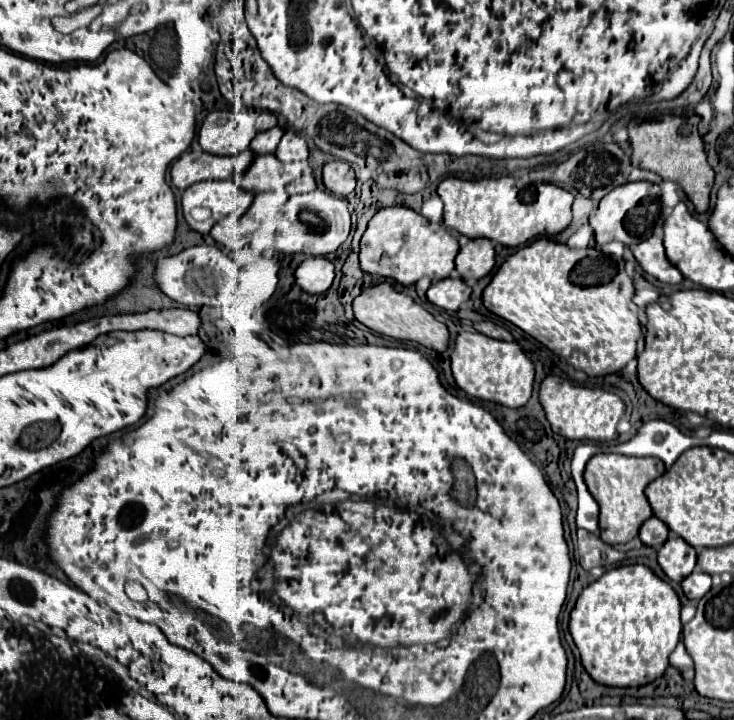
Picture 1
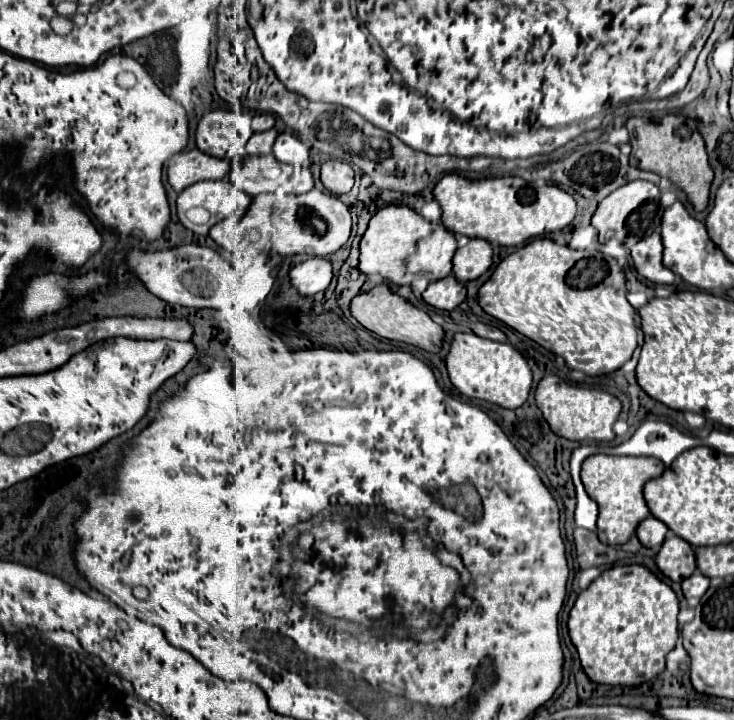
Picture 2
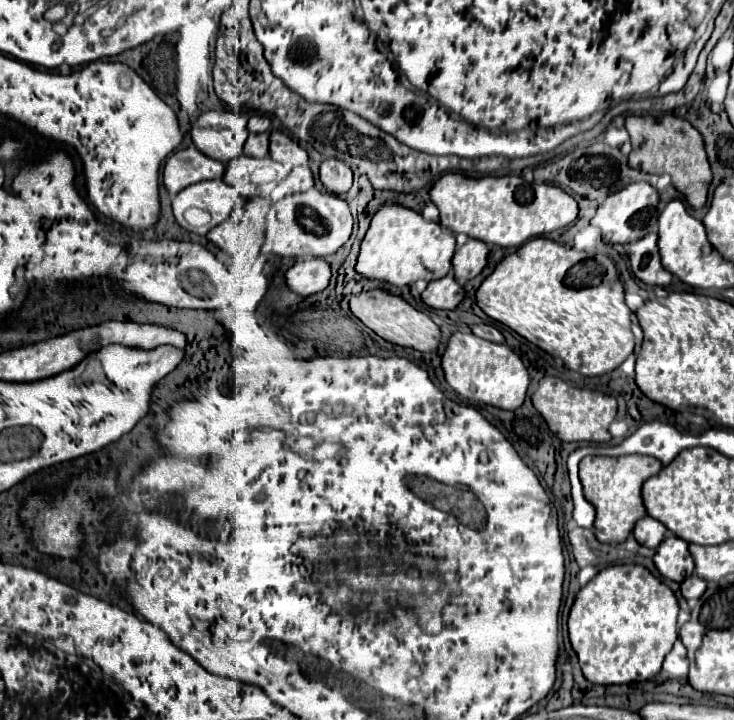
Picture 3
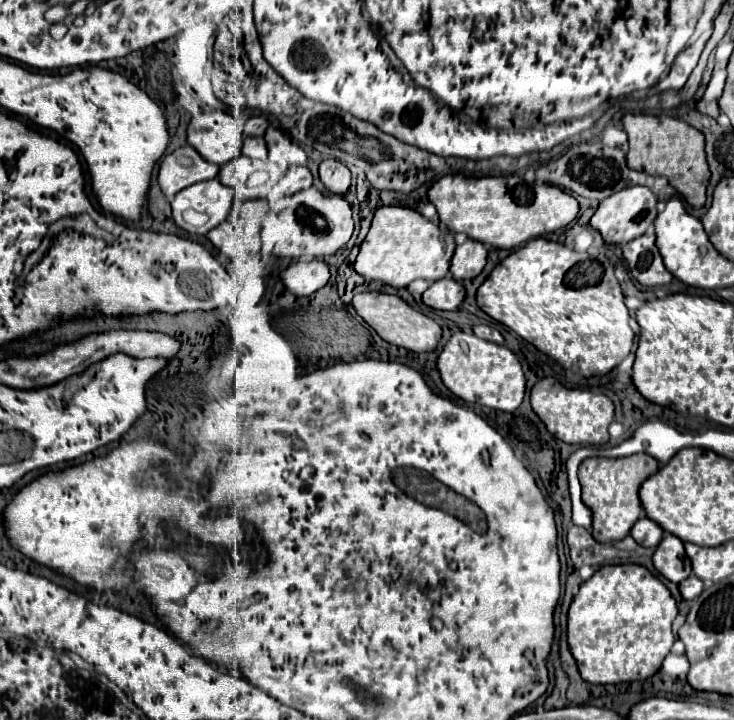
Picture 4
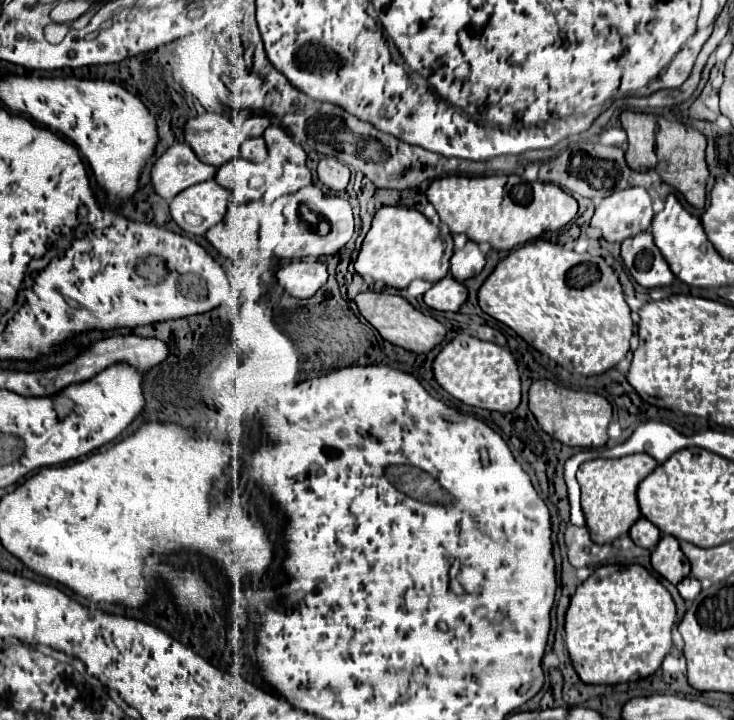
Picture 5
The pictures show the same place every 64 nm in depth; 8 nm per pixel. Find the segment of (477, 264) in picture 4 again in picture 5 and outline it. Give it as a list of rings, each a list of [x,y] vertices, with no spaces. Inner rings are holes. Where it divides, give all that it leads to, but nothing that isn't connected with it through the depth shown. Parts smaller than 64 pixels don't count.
[[[468,240],[464,248],[454,250],[454,256],[450,258],[450,272],[456,280],[464,282],[468,278],[478,276],[482,272],[484,264],[486,264],[484,252],[480,250],[480,246],[476,242]]]

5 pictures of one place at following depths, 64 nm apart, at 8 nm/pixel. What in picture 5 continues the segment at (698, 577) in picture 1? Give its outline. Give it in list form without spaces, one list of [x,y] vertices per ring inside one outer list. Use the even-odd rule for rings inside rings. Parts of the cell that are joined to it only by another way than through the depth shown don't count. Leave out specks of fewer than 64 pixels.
[[[688,576],[684,578],[680,584],[678,584],[678,592],[684,600],[694,600],[698,594],[700,594],[702,586],[700,586],[700,580],[696,580],[694,576]]]

